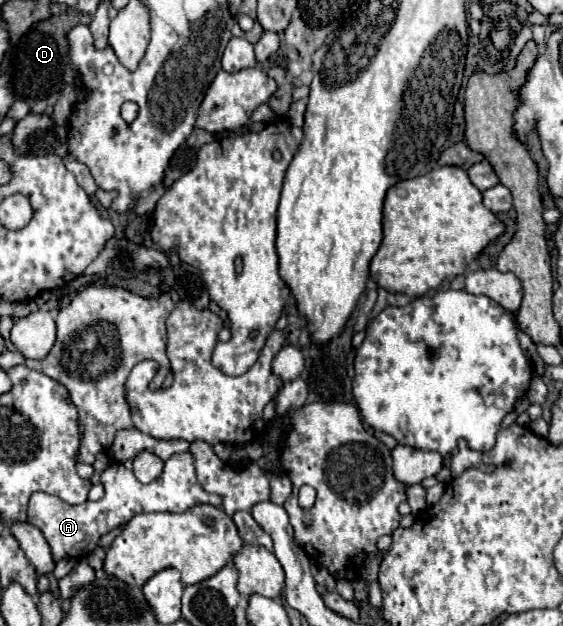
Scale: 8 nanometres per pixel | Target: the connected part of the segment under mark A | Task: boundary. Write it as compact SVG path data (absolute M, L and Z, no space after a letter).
M176 453L170 459L164 461L164 471L162 475L148 483L142 485L132 469L126 469L124 463L112 463L112 467L102 471L102 485L104 485L104 497L100 501L86 501L80 505L68 505L56 495L48 495L42 491L36 491L30 501L28 501L28 521L34 523L44 539L48 541L52 549L52 559L82 559L90 551L96 549L98 539L118 527L122 521L132 519L138 513L144 511L170 511L170 513L182 513L194 505L200 503L210 503L214 507L222 505L222 499L218 495L206 493L200 483L196 481L196 469L194 469L194 459L190 453Z

